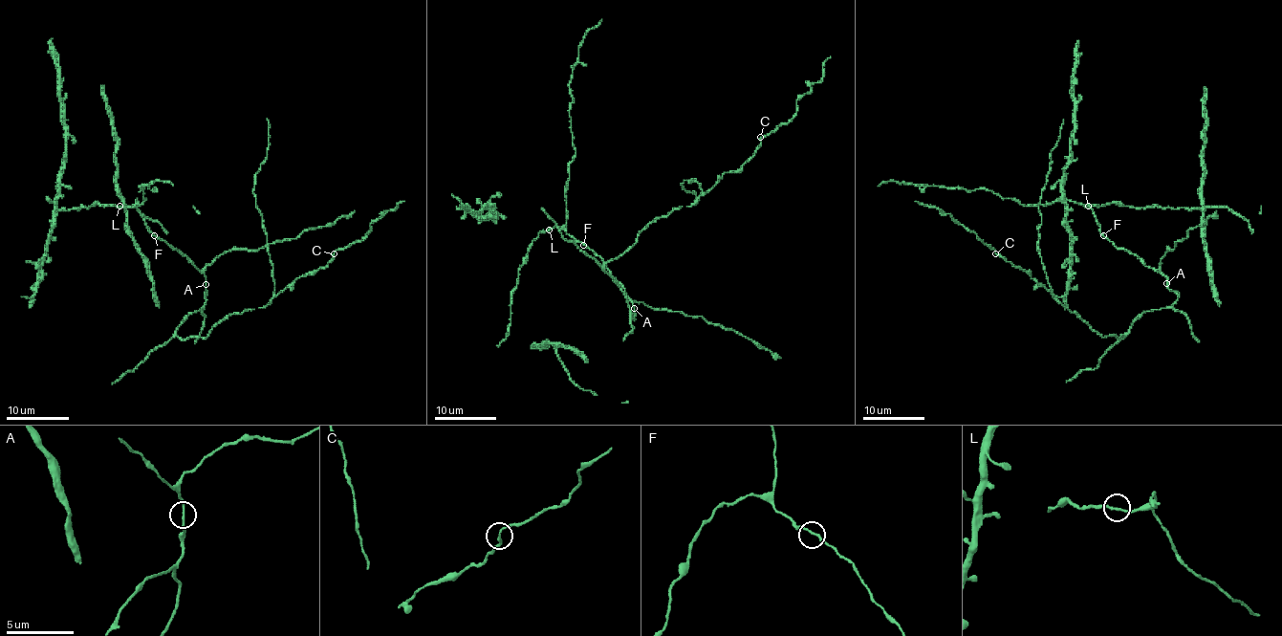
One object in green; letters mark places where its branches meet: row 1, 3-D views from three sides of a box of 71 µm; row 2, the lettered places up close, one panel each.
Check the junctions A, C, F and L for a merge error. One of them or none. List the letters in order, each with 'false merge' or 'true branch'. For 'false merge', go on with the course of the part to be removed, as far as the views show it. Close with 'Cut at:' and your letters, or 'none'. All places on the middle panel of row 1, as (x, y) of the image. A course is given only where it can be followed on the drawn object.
A: true branch
C: true branch
F: true branch
L: true branch
Cut at: none

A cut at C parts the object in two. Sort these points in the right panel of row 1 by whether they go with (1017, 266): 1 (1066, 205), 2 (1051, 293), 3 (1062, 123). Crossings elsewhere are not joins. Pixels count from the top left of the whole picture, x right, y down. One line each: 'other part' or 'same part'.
1: other part
2: same part
3: same part

